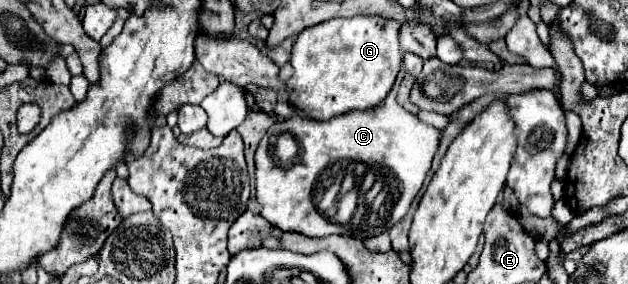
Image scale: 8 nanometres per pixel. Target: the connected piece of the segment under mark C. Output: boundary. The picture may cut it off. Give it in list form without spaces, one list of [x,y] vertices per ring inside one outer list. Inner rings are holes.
[[[402,61],[398,77],[386,101],[382,101],[372,111],[350,111],[330,121],[316,121],[310,117],[298,117],[276,123],[269,134],[292,133],[300,147],[298,161],[282,169],[274,163],[270,155],[268,137],[260,141],[255,153],[255,188],[256,199],[262,205],[260,215],[280,227],[282,231],[298,231],[308,237],[326,237],[332,233],[350,235],[350,225],[330,223],[320,211],[318,203],[324,193],[336,183],[338,177],[344,177],[348,169],[356,177],[368,177],[368,171],[382,181],[384,193],[396,195],[396,221],[408,213],[410,203],[418,195],[426,173],[430,169],[440,131],[422,123],[416,115],[404,111],[396,100],[400,83],[406,70]]]

